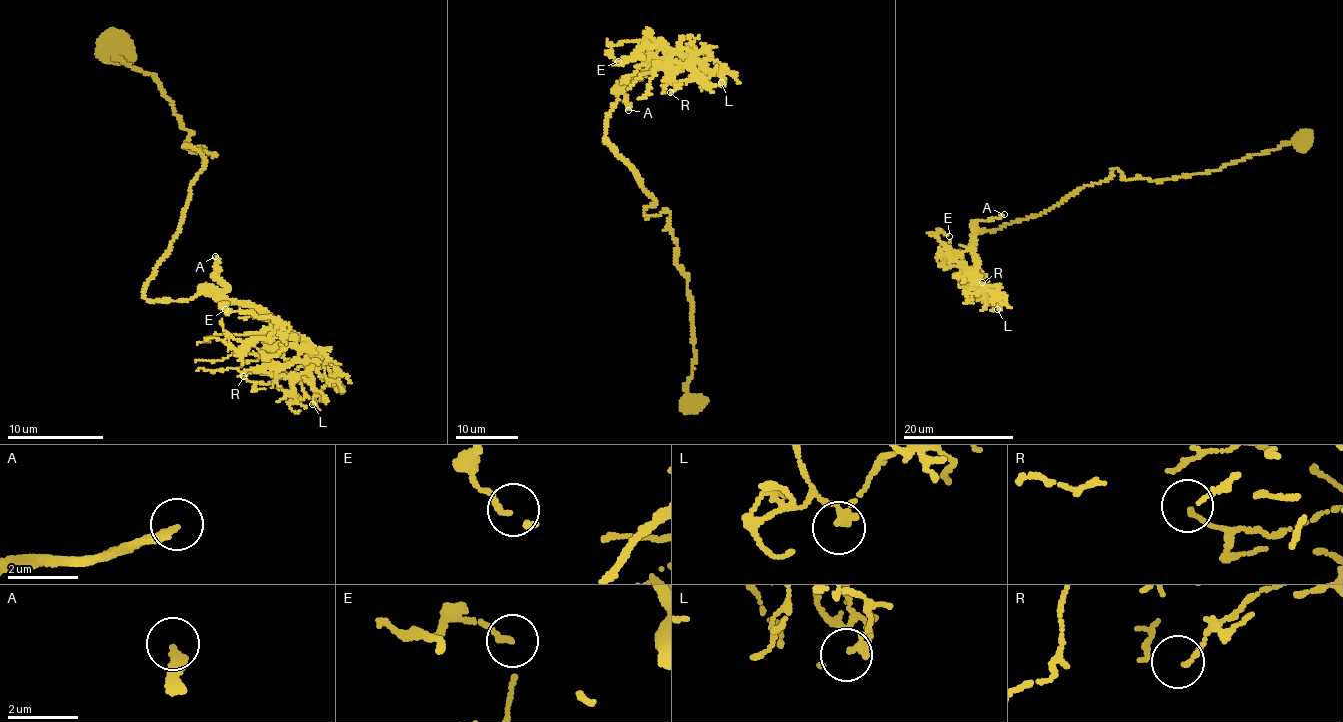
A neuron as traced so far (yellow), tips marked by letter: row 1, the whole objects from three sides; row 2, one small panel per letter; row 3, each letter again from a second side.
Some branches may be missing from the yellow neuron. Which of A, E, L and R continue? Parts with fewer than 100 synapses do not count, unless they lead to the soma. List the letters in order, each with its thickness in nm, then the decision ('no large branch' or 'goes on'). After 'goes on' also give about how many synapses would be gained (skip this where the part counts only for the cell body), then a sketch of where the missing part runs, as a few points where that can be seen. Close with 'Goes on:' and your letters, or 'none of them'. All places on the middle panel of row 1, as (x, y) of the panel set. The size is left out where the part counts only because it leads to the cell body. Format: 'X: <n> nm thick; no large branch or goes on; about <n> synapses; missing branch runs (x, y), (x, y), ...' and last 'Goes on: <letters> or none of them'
A: 240 nm thick; goes on; about 120 synapses; missing branch runs (628, 110), (675, 199), (692, 216), (689, 280), (704, 297), (717, 275), (755, 269)
E: 100 nm thick; no large branch
L: 150 nm thick; no large branch
R: 80 nm thick; no large branch
Goes on: A

